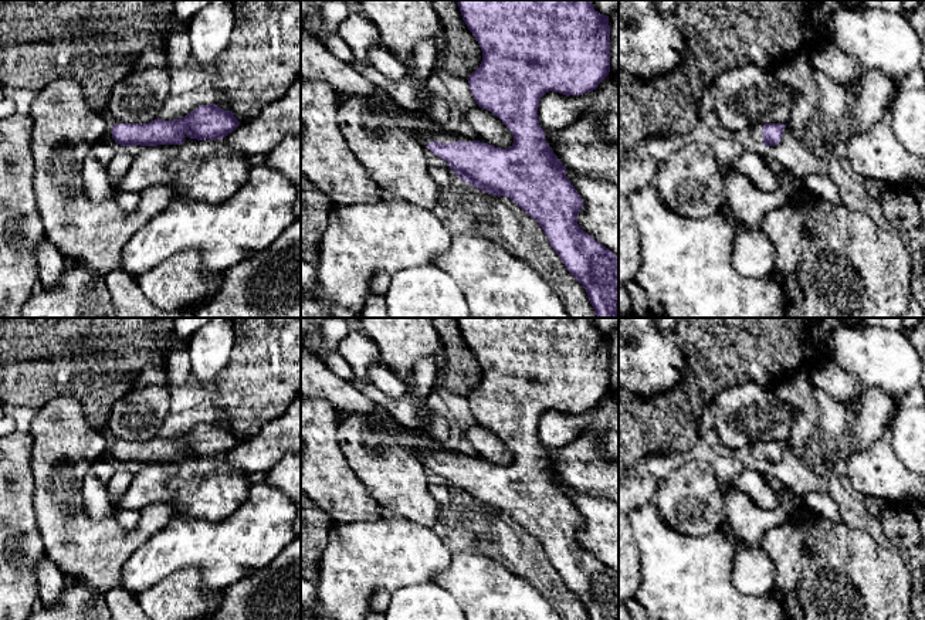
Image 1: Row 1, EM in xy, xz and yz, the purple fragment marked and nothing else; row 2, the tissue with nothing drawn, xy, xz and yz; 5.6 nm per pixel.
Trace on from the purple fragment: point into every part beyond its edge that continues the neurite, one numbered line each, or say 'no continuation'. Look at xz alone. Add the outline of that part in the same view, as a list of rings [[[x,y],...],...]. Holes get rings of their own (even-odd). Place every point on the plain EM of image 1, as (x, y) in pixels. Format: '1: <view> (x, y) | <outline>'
1: xz (318, 380) | [[[301,343],[301,393],[329,402],[342,417],[355,414],[369,417],[373,423],[393,430],[400,437],[400,444],[410,450],[423,464],[438,458],[457,460],[454,450],[443,443],[436,443],[426,436],[419,436],[411,428],[394,427],[390,416],[360,393],[350,380],[336,376],[325,362],[312,355]]]

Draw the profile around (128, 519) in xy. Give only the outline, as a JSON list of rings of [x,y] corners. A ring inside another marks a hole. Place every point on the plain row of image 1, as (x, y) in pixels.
[[[116,509],[115,512],[118,524],[126,531],[136,528],[142,515],[143,512],[136,509]]]

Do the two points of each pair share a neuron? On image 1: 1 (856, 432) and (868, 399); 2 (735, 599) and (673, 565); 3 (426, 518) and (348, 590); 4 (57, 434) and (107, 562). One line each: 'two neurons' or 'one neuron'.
1: one neuron
2: one neuron
3: two neurons
4: one neuron

